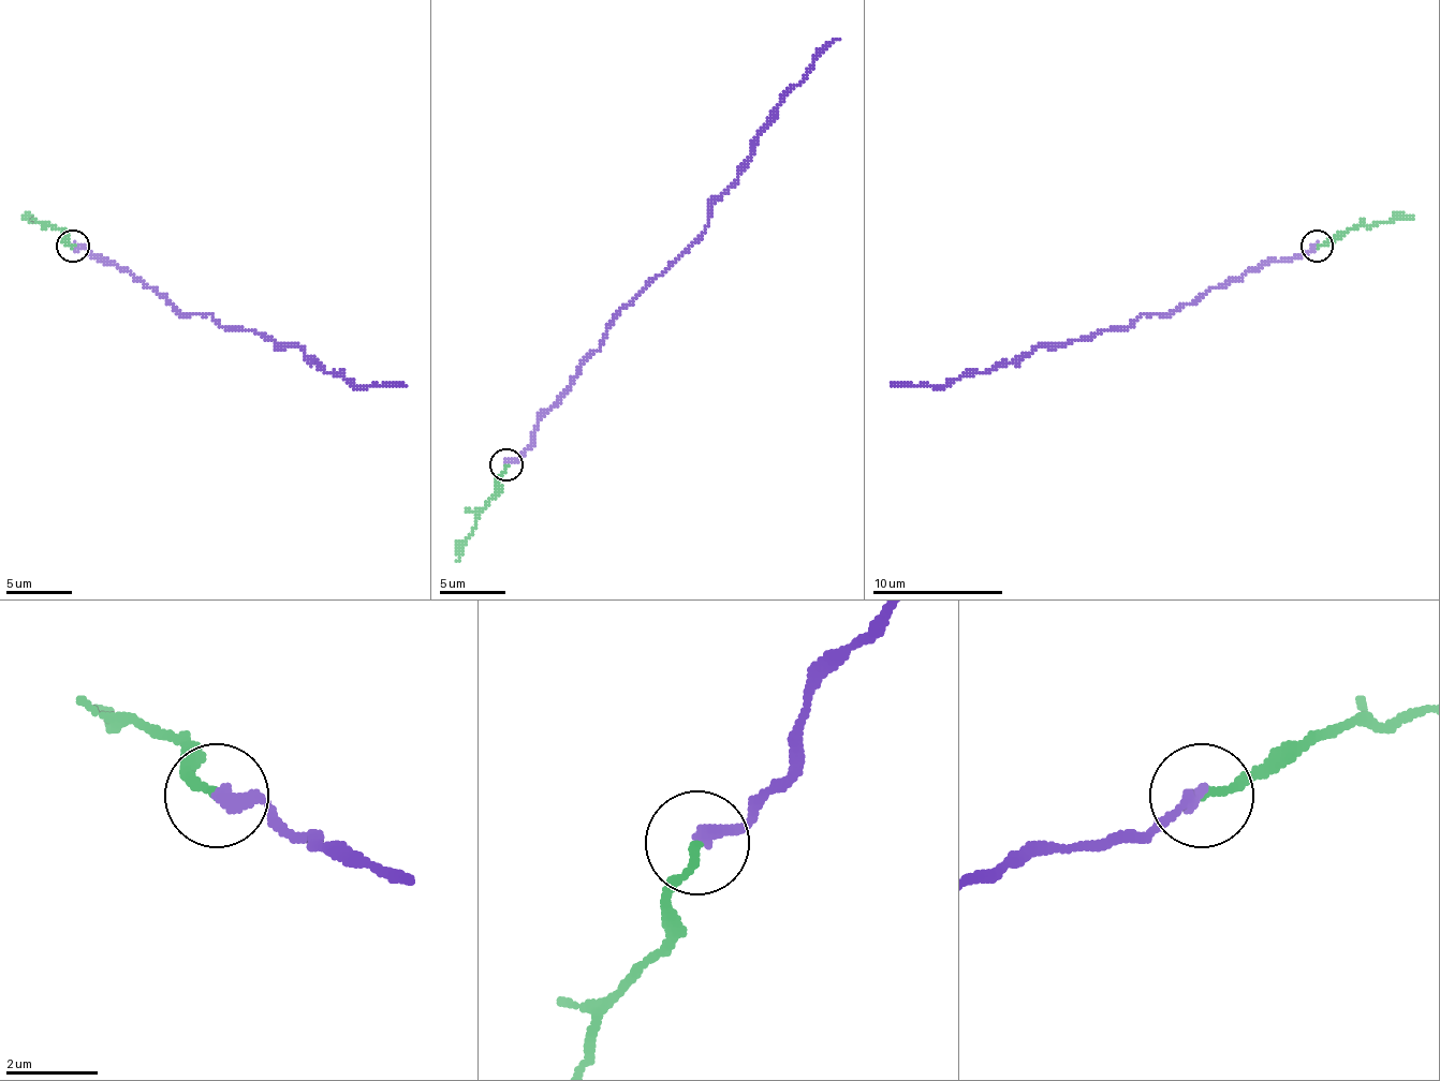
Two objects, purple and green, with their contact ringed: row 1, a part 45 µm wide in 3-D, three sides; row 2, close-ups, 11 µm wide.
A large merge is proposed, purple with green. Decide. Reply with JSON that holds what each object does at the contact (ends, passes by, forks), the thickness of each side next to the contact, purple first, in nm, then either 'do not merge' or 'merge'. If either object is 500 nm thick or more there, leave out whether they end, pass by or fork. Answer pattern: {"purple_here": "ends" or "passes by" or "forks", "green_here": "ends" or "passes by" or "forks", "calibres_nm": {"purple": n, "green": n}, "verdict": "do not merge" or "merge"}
{"purple_here": "ends", "green_here": "ends", "calibres_nm": {"purple": 320, "green": 180}, "verdict": "merge"}

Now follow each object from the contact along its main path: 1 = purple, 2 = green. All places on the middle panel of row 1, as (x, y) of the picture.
1: (505, 465), (600, 348), (610, 321), (705, 230), (711, 203), (751, 153), (751, 141), (839, 39)
2: (505, 465), (491, 498), (456, 561)

